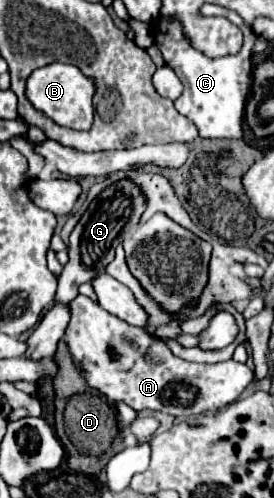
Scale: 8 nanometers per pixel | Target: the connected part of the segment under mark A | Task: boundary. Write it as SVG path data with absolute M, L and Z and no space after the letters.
M79 294L71 302L71 312L65 344L69 346L69 352L77 368L83 372L87 384L105 394L111 402L125 402L137 412L159 410L171 416L215 412L235 402L253 380L253 372L247 368L247 364L235 360L197 364L177 358L163 340L105 312L87 296Z

